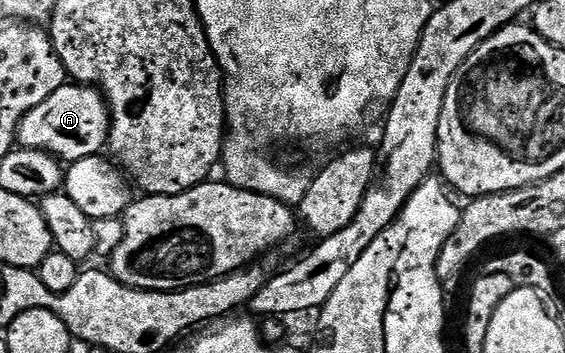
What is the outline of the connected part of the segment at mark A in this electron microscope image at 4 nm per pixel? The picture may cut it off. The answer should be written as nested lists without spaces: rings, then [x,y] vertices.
[[[65,83],[54,91],[54,95],[50,95],[50,99],[38,103],[34,111],[24,116],[18,141],[23,148],[50,153],[53,157],[59,157],[61,162],[71,163],[97,156],[107,146],[111,127],[108,102],[100,90],[91,85]]]

